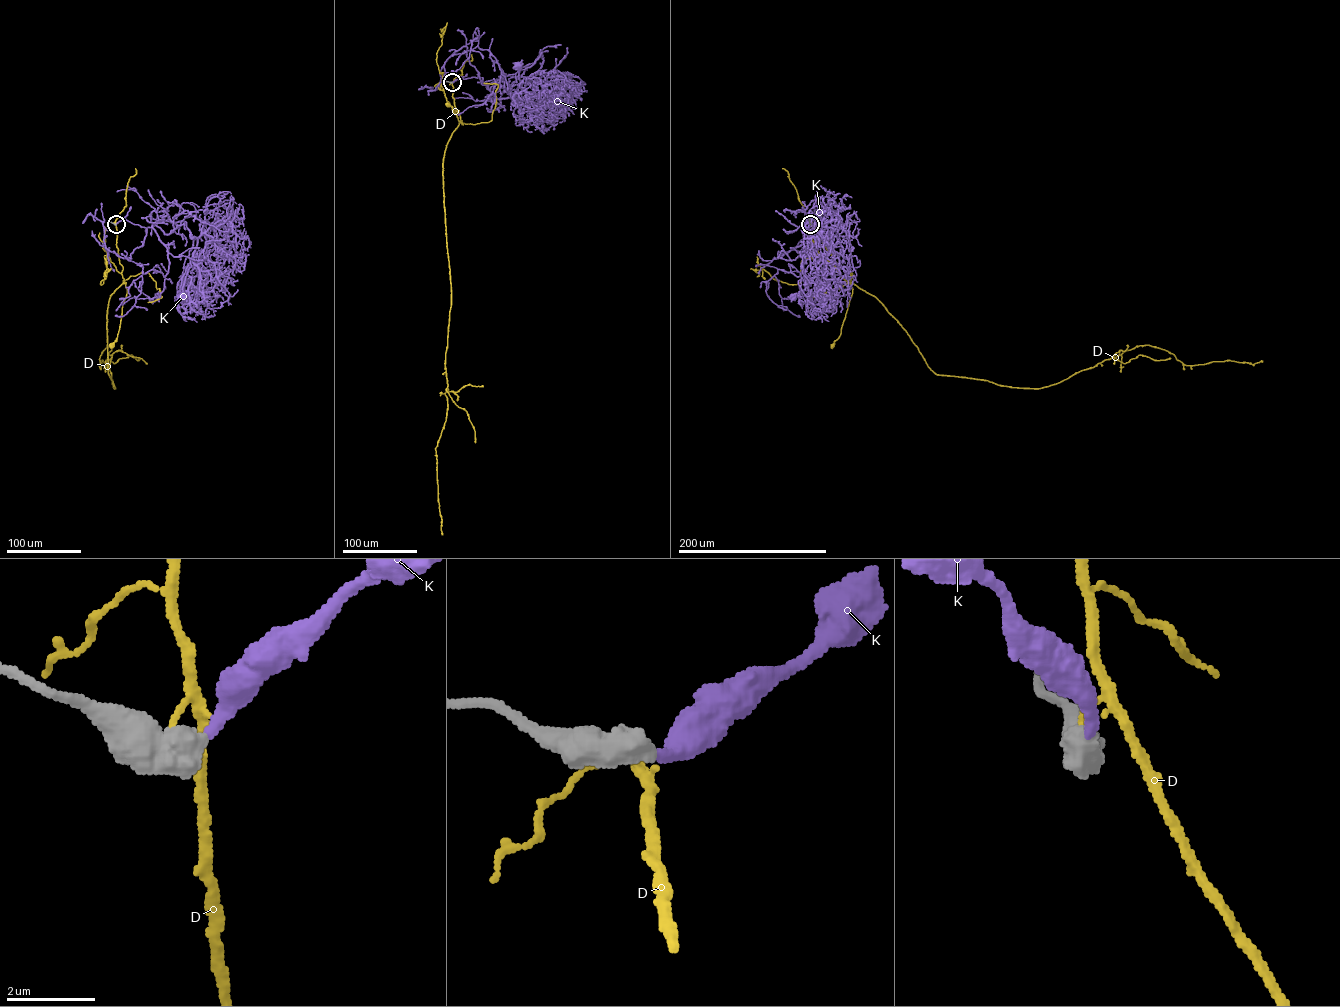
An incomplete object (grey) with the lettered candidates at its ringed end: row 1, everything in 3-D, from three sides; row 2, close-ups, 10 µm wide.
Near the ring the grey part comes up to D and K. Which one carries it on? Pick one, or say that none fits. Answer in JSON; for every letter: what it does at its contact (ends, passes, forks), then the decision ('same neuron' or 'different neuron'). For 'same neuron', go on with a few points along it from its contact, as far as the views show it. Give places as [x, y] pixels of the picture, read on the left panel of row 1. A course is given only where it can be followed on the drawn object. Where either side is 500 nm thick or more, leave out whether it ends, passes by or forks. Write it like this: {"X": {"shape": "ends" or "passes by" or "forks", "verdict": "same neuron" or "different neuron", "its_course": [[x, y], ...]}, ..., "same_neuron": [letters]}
{"D": {"verdict": "different neuron"}, "K": {"verdict": "same neuron", "its_course": [[116, 224], [125, 219], [146, 233], [158, 221], [186, 223], [194, 236], [181, 296]]}, "same_neuron": ["K"]}

